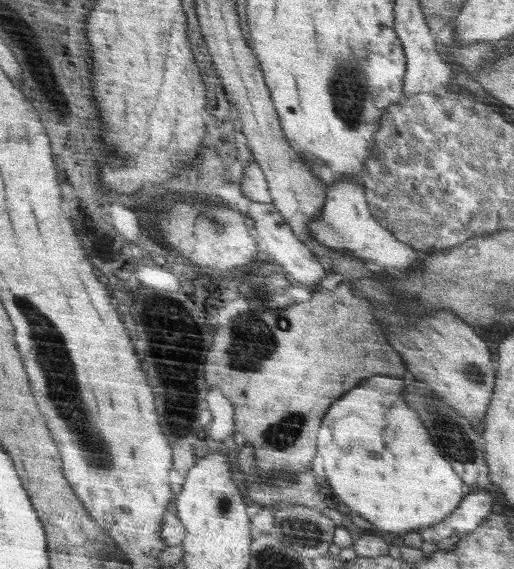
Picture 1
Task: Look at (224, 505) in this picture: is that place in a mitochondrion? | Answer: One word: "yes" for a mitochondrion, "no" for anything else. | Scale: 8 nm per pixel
yes

